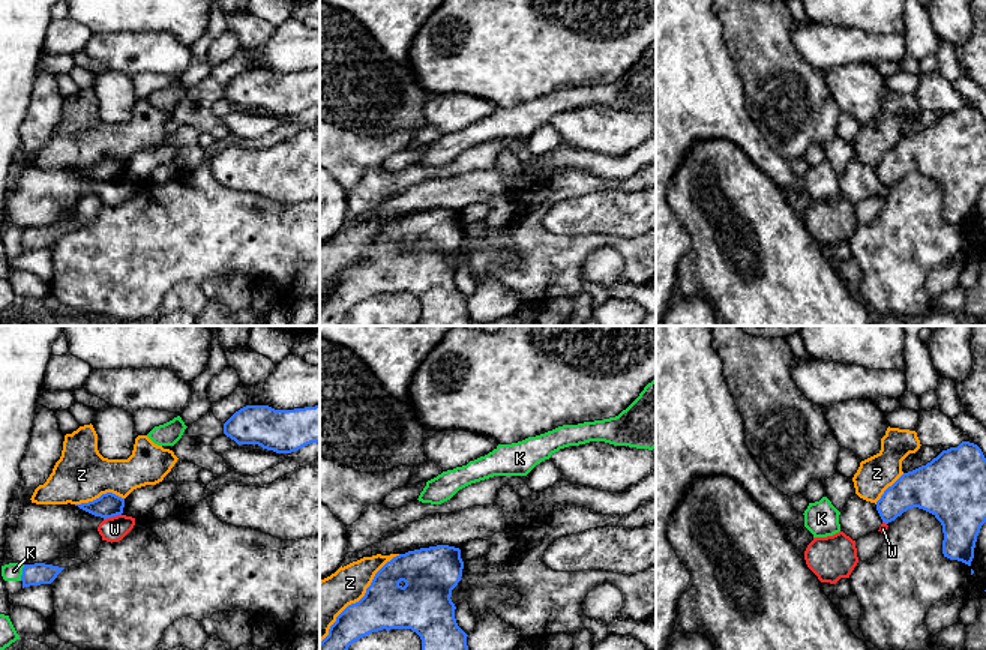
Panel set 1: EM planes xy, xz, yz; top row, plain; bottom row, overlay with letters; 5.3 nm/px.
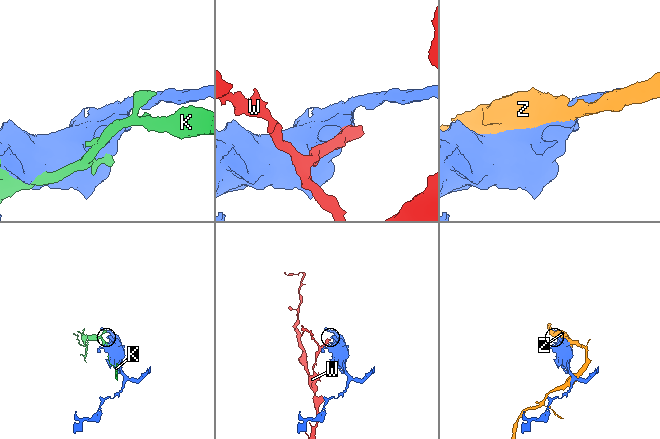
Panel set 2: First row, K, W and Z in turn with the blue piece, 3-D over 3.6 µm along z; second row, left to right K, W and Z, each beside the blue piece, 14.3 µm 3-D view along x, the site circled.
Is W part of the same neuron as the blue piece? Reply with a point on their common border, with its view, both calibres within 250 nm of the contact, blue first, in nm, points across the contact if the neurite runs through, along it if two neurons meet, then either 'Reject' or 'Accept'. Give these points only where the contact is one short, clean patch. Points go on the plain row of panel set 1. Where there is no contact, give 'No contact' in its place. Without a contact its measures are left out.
Touches blue at xy (111, 180). Thickness 130 nm (blue) against 130 nm. Boundary: xy (120, 177), (104, 183). Reject

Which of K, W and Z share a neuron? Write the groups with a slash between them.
K / W / Z

